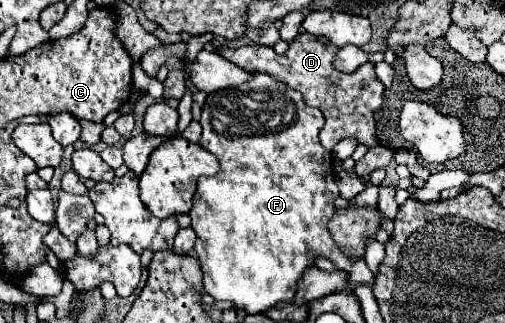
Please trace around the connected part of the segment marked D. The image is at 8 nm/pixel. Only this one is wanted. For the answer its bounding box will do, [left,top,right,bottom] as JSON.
[218,32,386,150]

